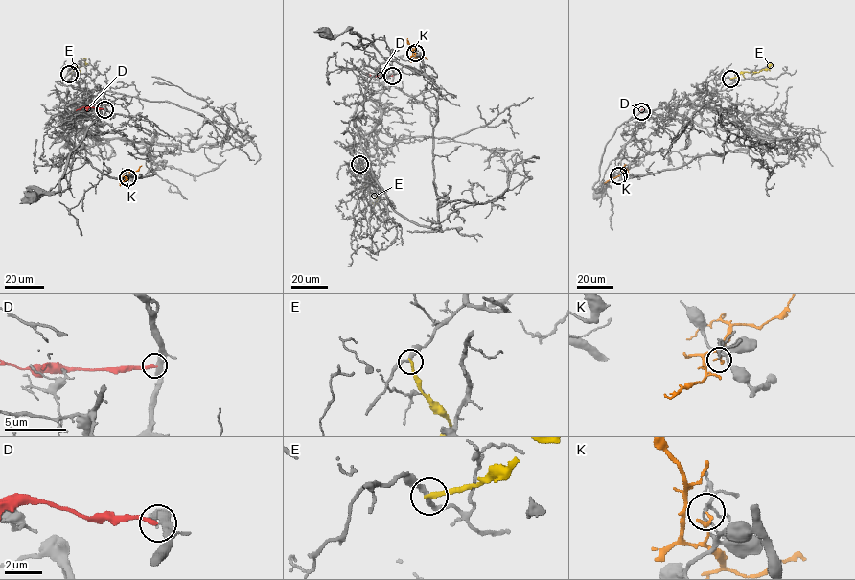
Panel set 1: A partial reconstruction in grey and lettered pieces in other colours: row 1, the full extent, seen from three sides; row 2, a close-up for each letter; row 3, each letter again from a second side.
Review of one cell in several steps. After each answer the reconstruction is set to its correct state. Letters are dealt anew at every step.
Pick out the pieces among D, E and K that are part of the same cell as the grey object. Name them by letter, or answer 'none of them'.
none of them

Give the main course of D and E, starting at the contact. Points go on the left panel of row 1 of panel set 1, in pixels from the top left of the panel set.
D: (103, 109), (83, 107), (76, 110)
E: (69, 74), (75, 69), (73, 66), (87, 64), (85, 58)

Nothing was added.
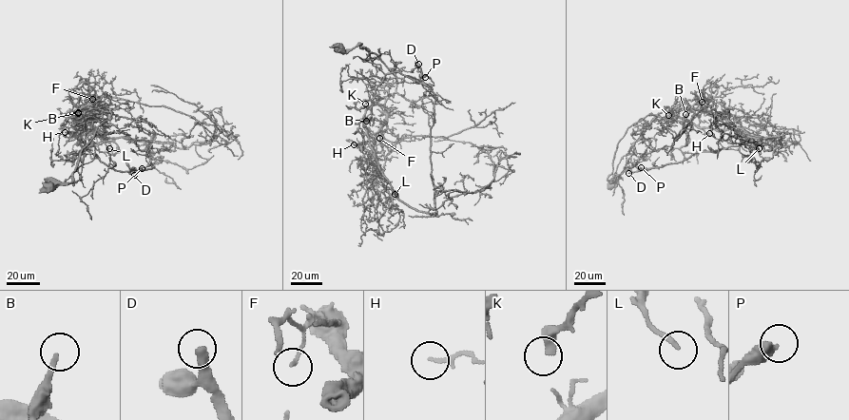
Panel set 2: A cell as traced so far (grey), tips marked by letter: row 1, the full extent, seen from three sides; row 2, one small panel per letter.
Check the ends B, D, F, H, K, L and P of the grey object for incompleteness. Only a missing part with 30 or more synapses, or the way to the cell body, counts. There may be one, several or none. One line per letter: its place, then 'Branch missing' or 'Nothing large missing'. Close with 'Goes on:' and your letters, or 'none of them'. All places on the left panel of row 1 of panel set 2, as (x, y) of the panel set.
B: Place: (78, 112). Branch missing
D: Place: (134, 175). Branch missing
F: Place: (92, 99). Nothing large missing
H: Place: (65, 132). Nothing large missing
K: Place: (78, 113). Branch missing
L: Place: (109, 148). Nothing large missing
P: Place: (142, 168). Nothing large missing
Goes on: B, D, K

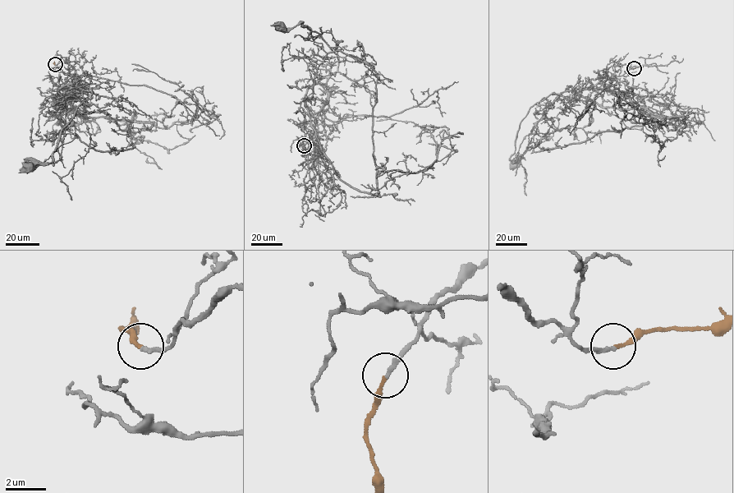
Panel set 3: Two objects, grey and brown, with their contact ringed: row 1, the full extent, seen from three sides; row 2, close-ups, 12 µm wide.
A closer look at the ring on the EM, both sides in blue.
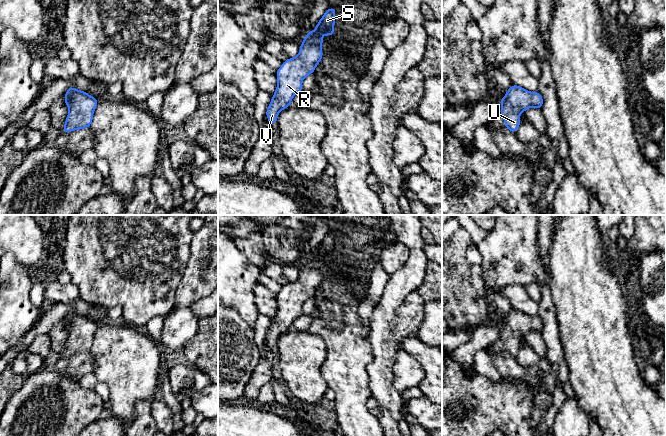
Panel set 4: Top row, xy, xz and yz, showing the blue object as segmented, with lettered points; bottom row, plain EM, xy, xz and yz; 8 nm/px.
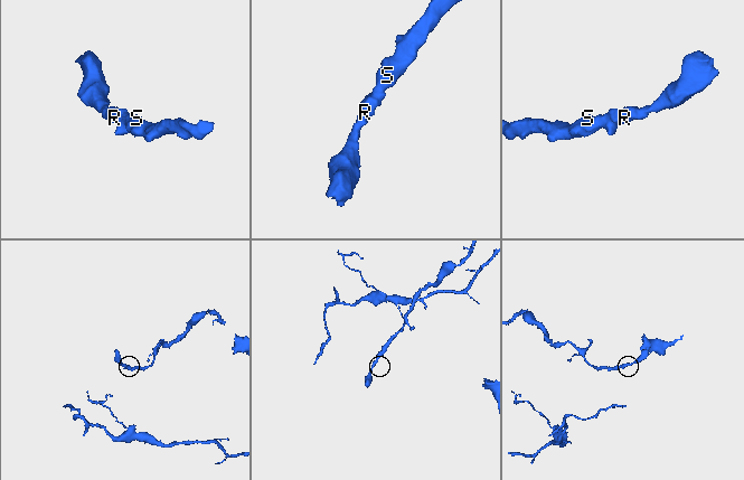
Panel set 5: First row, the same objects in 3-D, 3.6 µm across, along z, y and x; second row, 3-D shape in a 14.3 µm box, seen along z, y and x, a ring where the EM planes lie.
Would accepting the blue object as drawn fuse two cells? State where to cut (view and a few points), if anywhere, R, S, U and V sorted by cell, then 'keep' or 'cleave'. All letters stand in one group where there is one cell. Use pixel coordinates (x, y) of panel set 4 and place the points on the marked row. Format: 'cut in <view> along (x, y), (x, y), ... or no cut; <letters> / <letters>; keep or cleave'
no cut; R S U V; keep

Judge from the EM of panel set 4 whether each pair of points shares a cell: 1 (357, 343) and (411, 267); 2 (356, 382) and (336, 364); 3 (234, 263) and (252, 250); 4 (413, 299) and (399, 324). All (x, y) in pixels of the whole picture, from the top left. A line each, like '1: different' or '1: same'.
1: different
2: same
3: different
4: same

